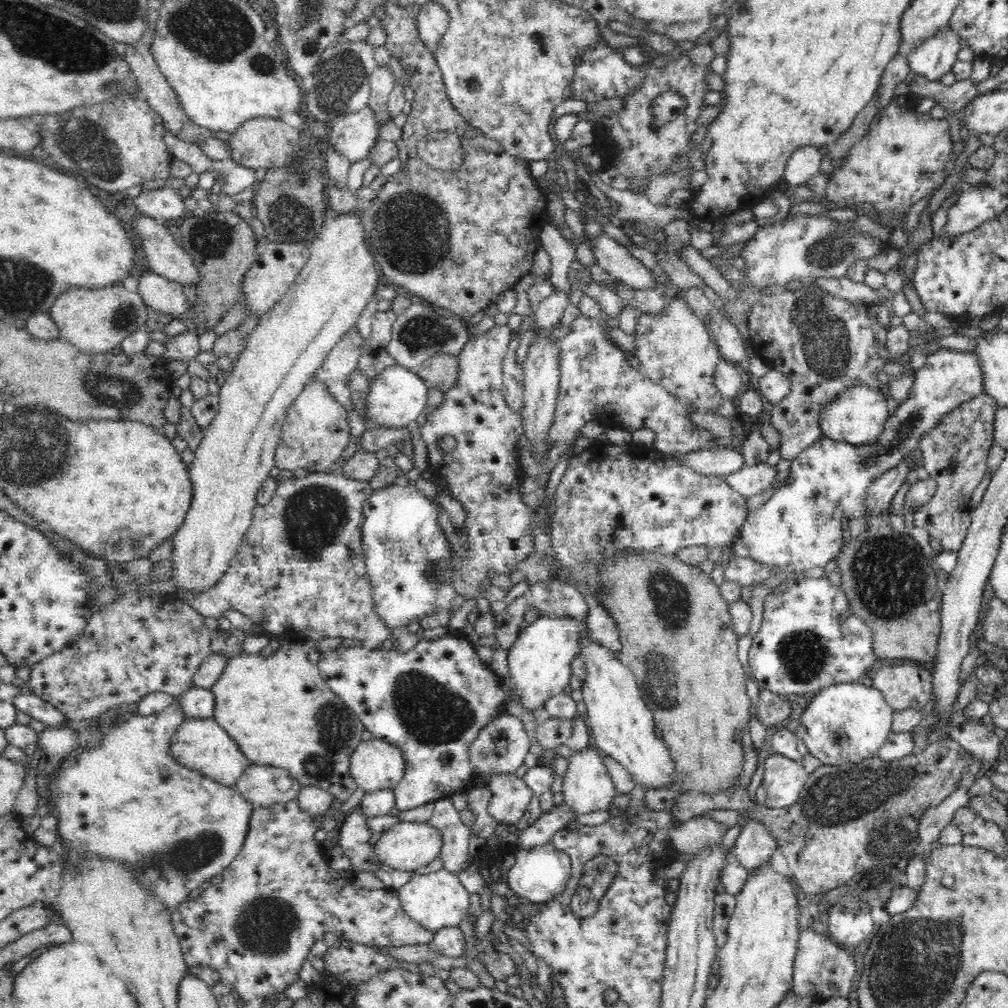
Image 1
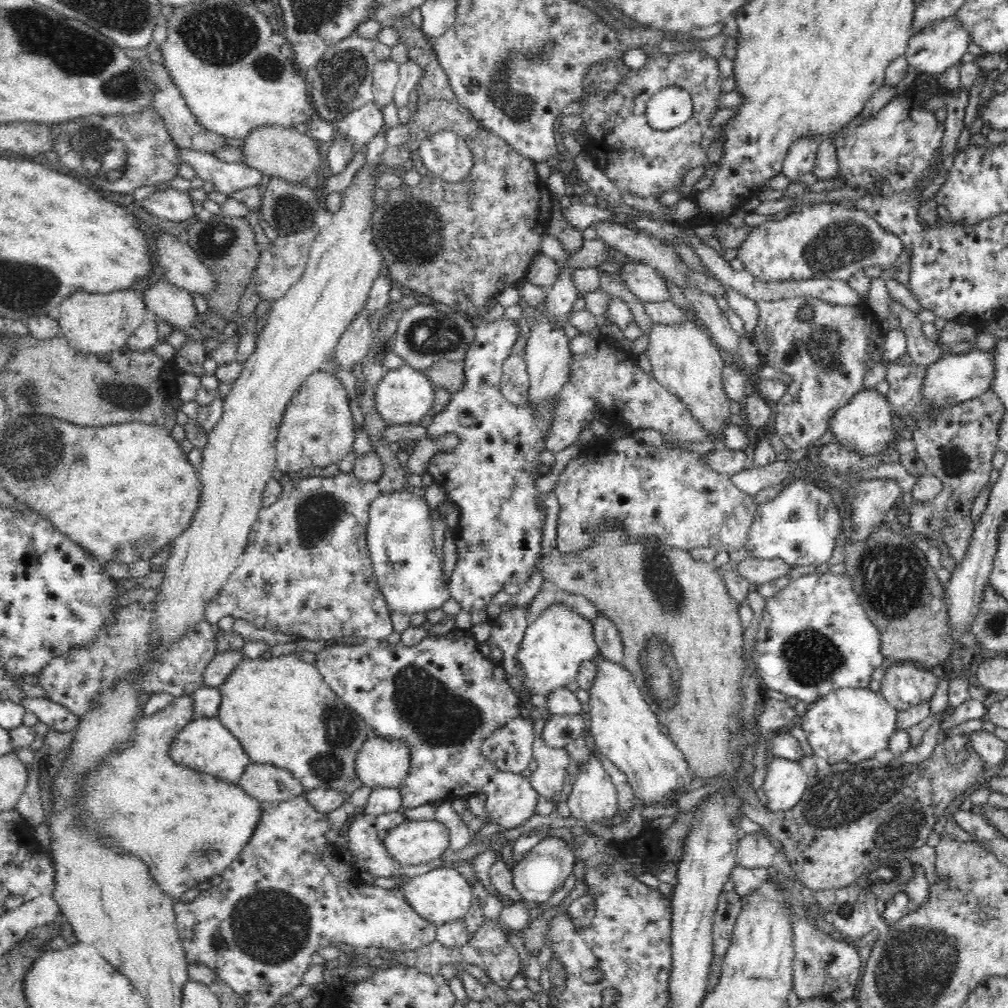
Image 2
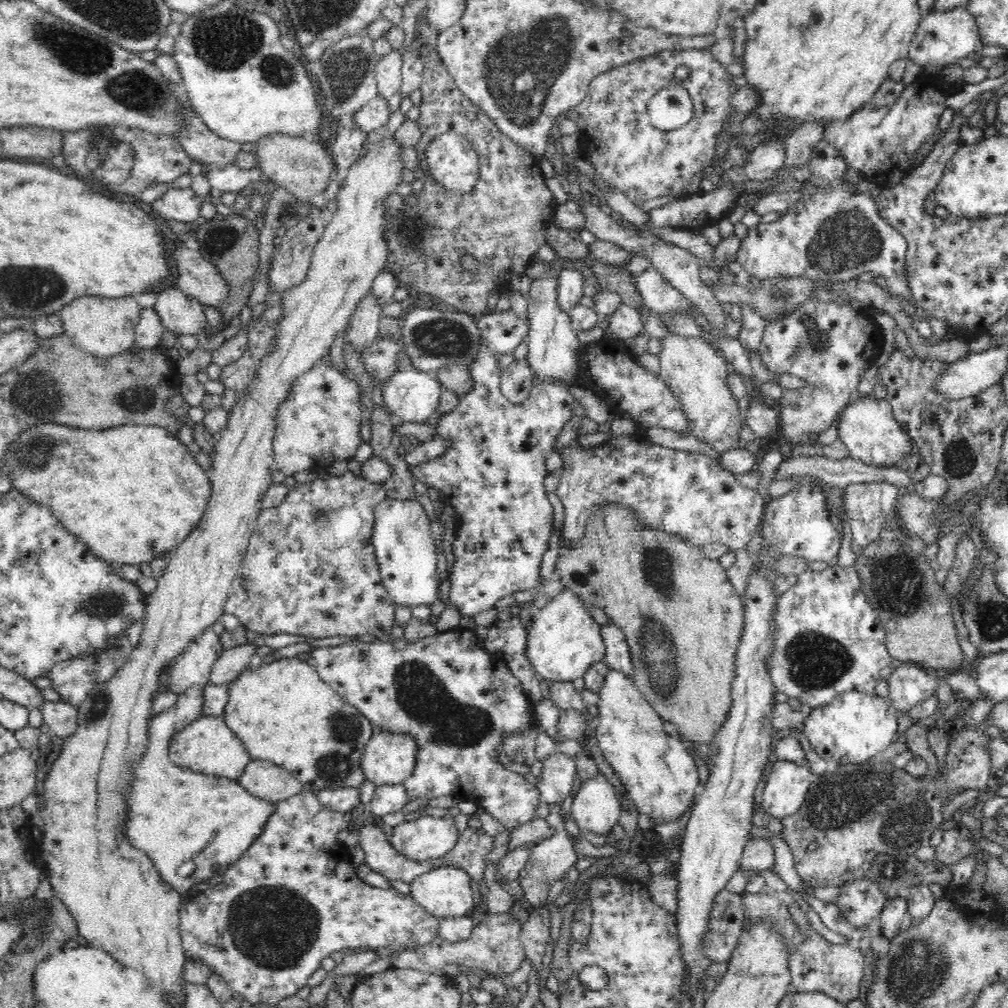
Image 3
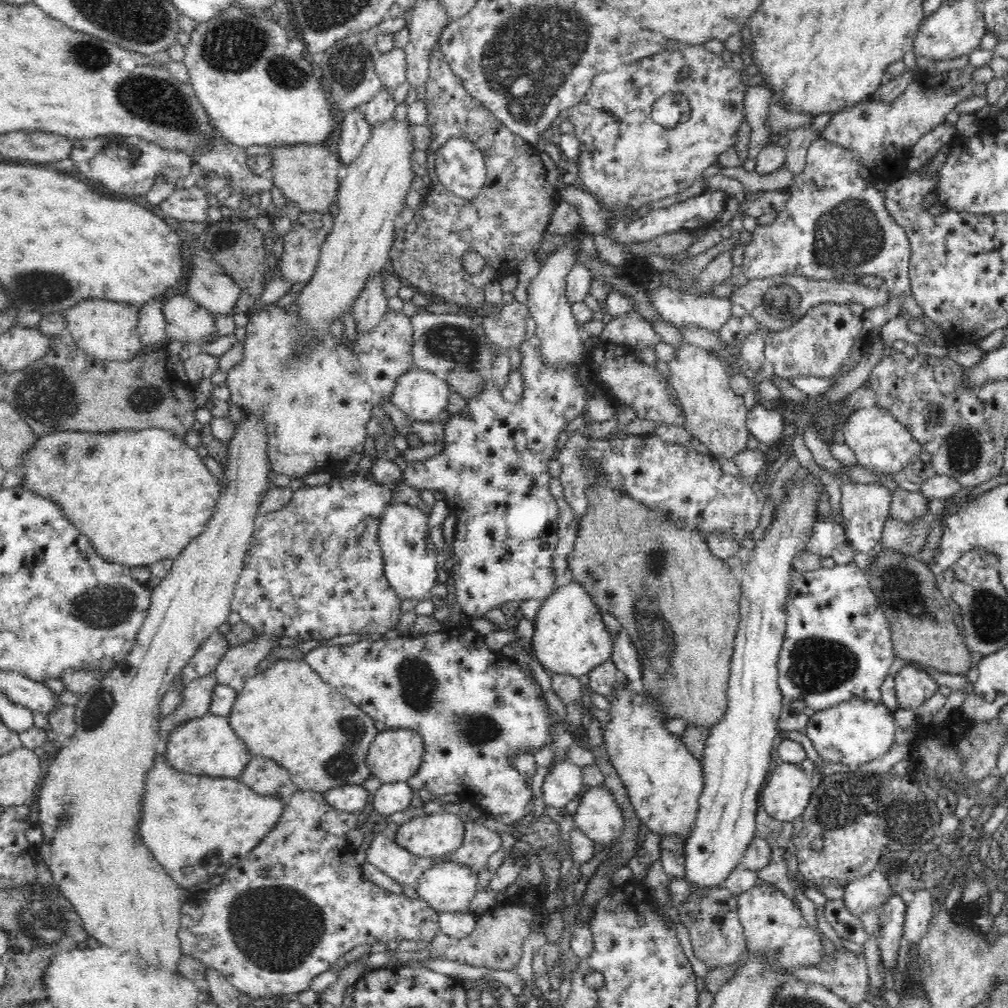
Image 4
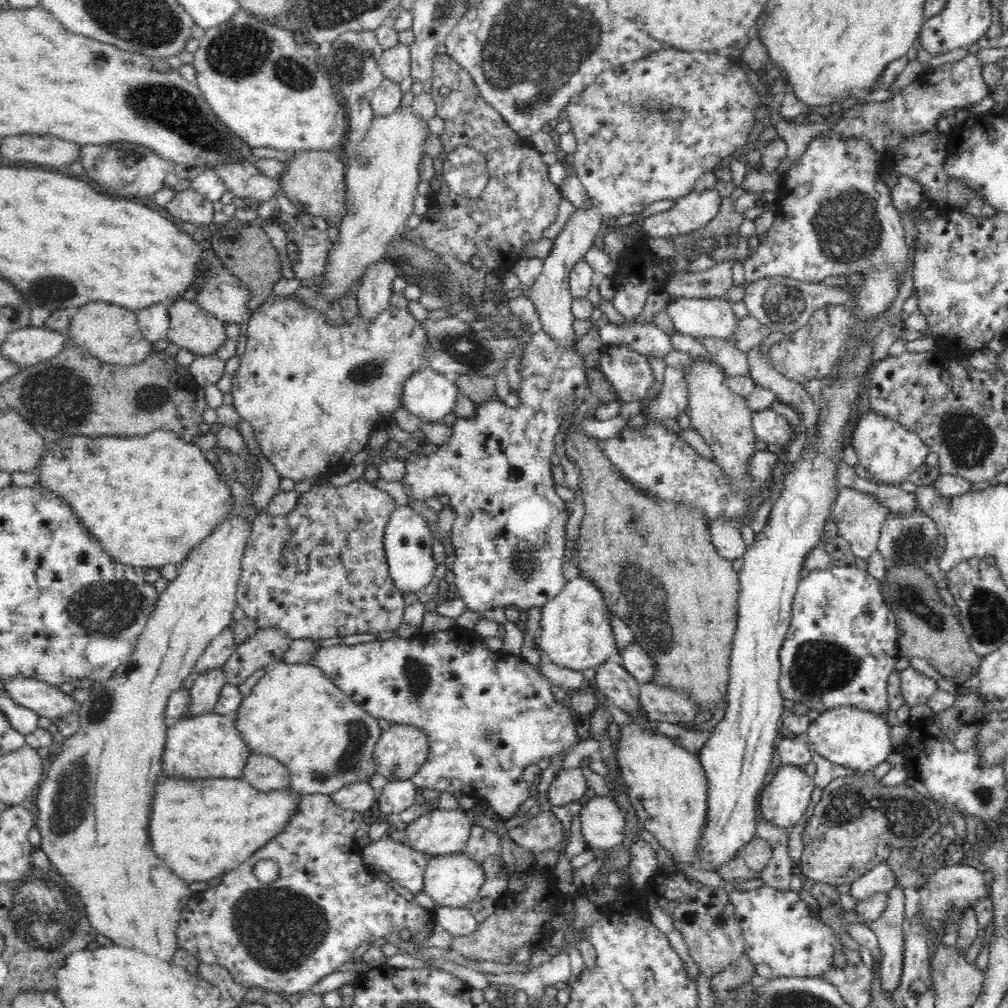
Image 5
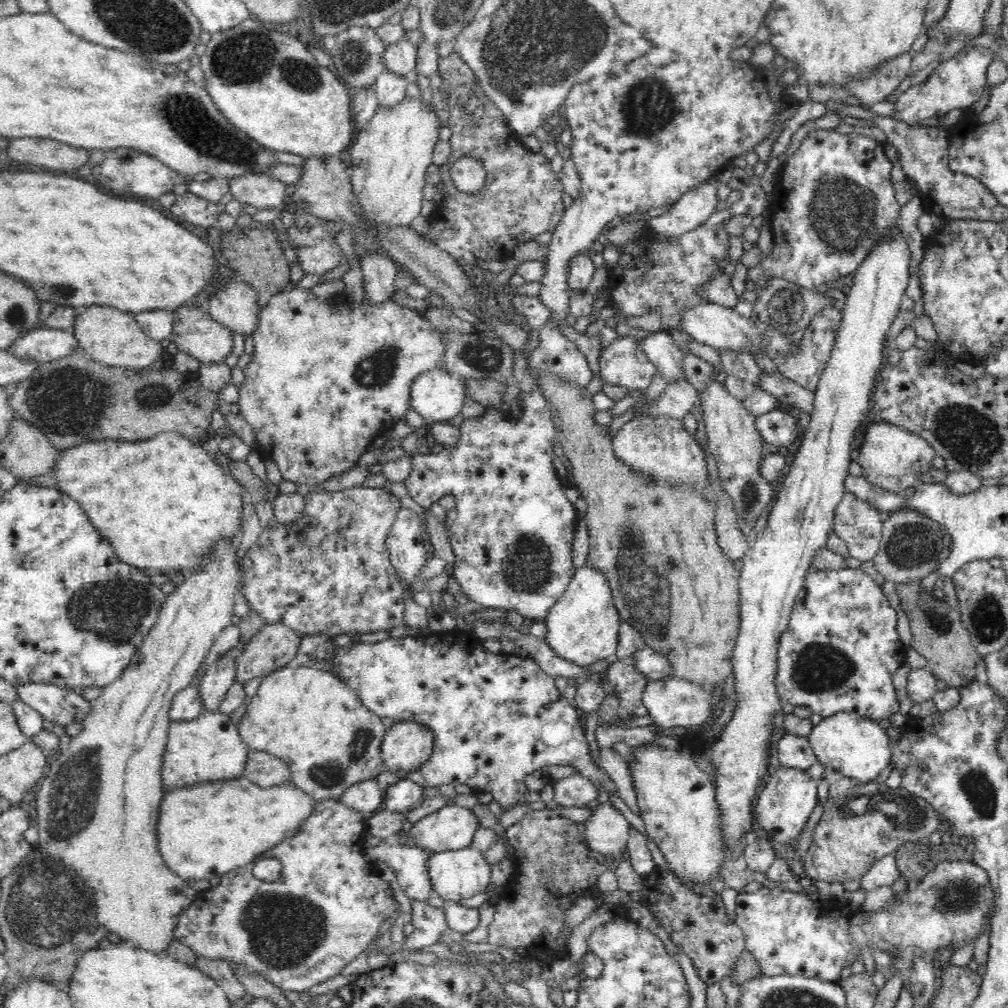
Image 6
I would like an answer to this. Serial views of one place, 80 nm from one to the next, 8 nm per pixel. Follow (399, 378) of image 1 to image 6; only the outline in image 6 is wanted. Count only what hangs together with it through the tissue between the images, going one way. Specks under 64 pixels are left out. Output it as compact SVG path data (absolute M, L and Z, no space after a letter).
M444 366L420 374L412 384L412 408L423 417L426 425L445 423L457 418L468 399L468 389L462 376L453 374Z

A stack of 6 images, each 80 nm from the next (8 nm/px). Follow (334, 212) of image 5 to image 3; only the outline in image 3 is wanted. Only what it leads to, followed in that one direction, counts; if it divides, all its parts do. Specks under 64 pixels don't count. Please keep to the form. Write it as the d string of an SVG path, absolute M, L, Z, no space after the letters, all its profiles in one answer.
M272 134L258 142L253 150L260 157L260 168L268 179L274 180L279 188L287 190L303 204L310 206L324 205L322 194L326 192L330 178L336 170L336 161L324 145L310 137L286 137L284 134Z

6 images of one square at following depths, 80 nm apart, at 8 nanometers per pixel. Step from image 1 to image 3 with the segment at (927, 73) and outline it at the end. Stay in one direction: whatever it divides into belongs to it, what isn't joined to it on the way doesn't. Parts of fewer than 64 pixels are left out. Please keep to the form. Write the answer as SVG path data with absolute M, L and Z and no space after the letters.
M964 3L956 8L932 11L925 15L912 39L907 58L922 67L924 72L928 72L934 66L944 66L956 59L967 57L980 44L980 27L976 15Z

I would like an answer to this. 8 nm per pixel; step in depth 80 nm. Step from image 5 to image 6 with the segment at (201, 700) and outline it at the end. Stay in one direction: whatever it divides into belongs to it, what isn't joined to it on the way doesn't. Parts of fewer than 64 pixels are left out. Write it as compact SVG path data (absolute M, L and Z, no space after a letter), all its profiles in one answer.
M238 640L236 646L207 666L198 686L206 710L218 711L228 690L236 684L236 678L238 678L236 660L240 658L240 654L246 652L246 644L246 641Z

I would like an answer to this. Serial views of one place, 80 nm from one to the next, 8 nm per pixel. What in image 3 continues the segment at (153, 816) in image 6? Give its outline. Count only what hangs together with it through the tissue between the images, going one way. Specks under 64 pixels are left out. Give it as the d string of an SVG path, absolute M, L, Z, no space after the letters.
M394 135L383 137L382 140L374 142L372 146L368 146L366 154L364 154L362 158L358 159L349 168L347 177L336 196L337 211L334 213L334 217L330 224L326 226L322 236L320 236L318 244L316 244L314 256L312 256L312 264L310 265L310 270L308 270L308 277L304 282L284 292L280 297L283 317L280 319L281 328L279 338L277 338L277 348L275 349L274 355L266 358L264 362L260 364L259 374L256 376L256 381L252 386L250 386L250 396L244 396L244 398L241 398L240 396L236 397L236 404L234 404L229 413L229 426L224 431L220 432L218 440L216 440L216 446L214 446L211 453L212 466L206 472L208 477L211 478L212 483L212 498L210 498L210 502L208 502L207 513L204 514L204 517L200 520L200 524L196 526L196 529L192 530L192 534L189 534L188 538L178 546L175 552L171 553L171 560L165 569L165 573L158 578L156 589L147 595L147 607L145 618L143 620L143 629L141 630L137 645L131 650L131 653L128 654L125 663L120 666L120 670L116 671L108 680L95 684L92 687L92 690L90 690L90 692L85 696L85 699L75 706L77 708L77 729L67 737L66 740L64 740L62 752L58 758L56 758L52 768L50 768L48 778L46 778L44 784L44 792L42 792L44 808L40 811L41 821L44 822L44 828L42 830L42 841L37 845L37 847L40 850L40 860L49 875L54 896L60 898L66 904L68 911L72 913L74 920L76 920L80 935L82 935L86 940L98 942L102 948L106 948L106 950L110 950L112 954L116 954L116 956L120 958L120 962L124 962L128 968L142 970L144 974L148 974L148 978L152 978L152 980L164 984L166 990L176 990L176 992L178 992L178 990L180 990L180 984L182 984L182 986L184 985L182 971L184 961L187 958L183 951L181 936L179 935L179 924L180 910L185 901L182 900L182 894L179 890L174 889L168 881L164 881L162 875L160 875L158 867L156 867L154 861L148 857L148 853L145 853L144 850L140 850L140 848L132 845L131 839L127 836L127 823L130 821L130 813L128 813L130 812L130 802L128 802L128 800L136 781L137 766L144 762L144 754L147 754L148 746L150 746L151 720L156 715L152 713L152 706L154 706L156 696L164 690L164 672L166 672L170 666L175 666L176 660L178 660L178 658L180 658L180 656L190 648L192 642L194 642L201 634L204 634L206 630L210 629L210 626L212 626L214 622L220 621L220 616L225 613L224 606L226 606L226 601L228 600L228 596L230 596L232 582L234 582L236 574L240 572L244 556L247 554L246 552L249 540L254 528L256 528L256 519L262 510L261 504L264 495L273 483L272 472L277 470L273 457L273 434L274 426L276 426L276 422L274 422L273 419L276 418L277 406L285 399L292 381L295 378L298 378L304 371L307 371L314 363L318 362L320 358L324 358L328 355L335 337L342 334L342 330L347 328L349 320L352 314L354 314L356 306L358 306L358 302L360 302L366 294L369 294L373 281L378 274L386 270L385 267L387 266L388 260L388 236L386 234L388 219L386 200L398 192L400 182L401 184L404 184L404 170L406 170L406 167L404 167L404 160L402 160L402 150L404 150L403 144L396 141Z

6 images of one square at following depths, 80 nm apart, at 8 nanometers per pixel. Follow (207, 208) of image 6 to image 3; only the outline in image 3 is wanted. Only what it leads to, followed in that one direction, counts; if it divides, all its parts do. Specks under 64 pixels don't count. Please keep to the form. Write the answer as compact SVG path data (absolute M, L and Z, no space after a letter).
M191 187L169 188L160 198L154 200L151 206L152 210L157 210L166 220L199 224L202 221L202 202L204 199Z

